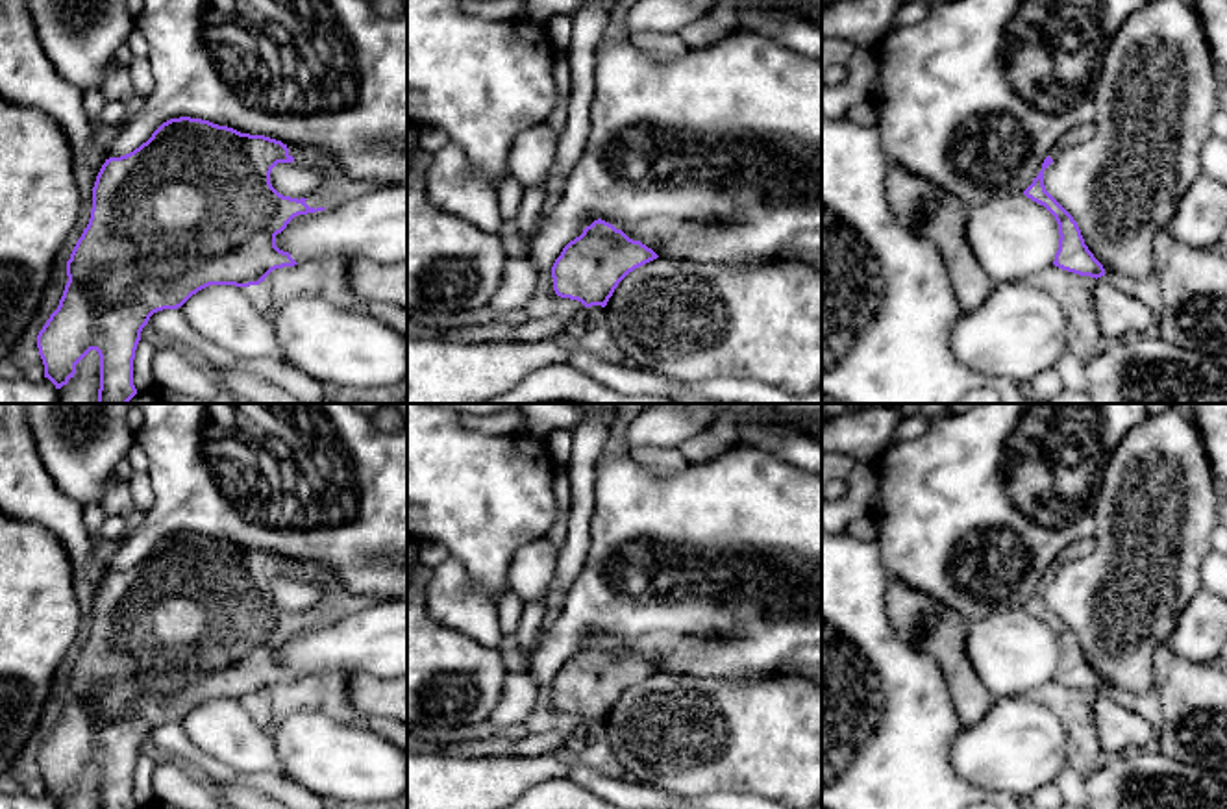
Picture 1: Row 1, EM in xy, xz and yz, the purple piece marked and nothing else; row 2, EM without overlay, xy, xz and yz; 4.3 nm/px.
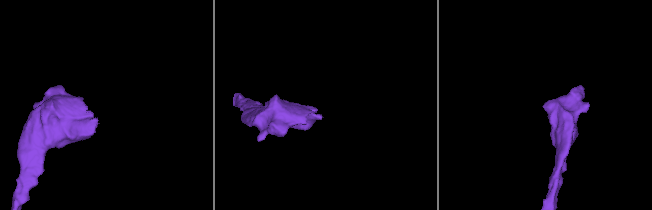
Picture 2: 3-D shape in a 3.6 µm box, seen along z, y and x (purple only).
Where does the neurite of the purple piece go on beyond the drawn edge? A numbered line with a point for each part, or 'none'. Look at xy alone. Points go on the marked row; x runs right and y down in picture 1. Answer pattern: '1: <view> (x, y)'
1: xy (335, 189)

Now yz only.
1: yz (1079, 134)

